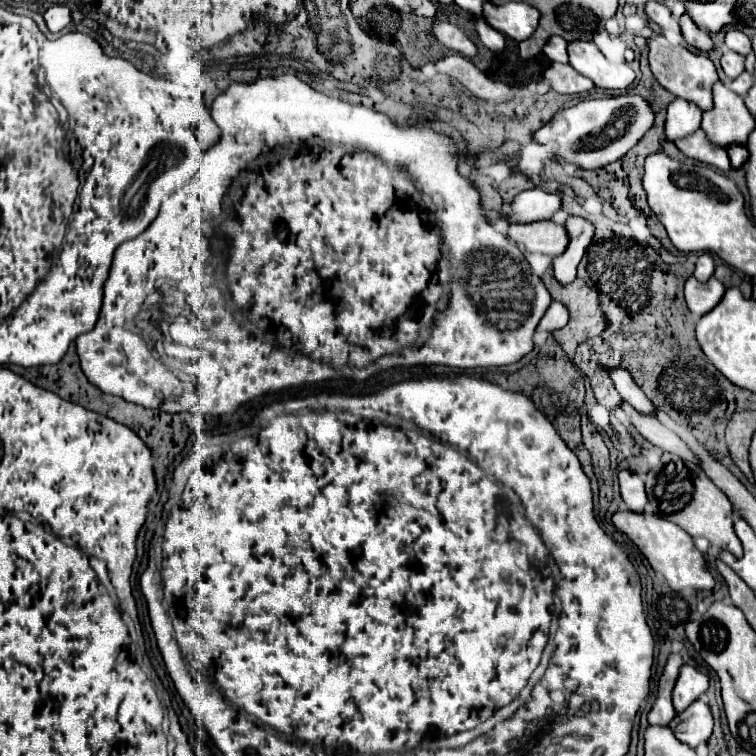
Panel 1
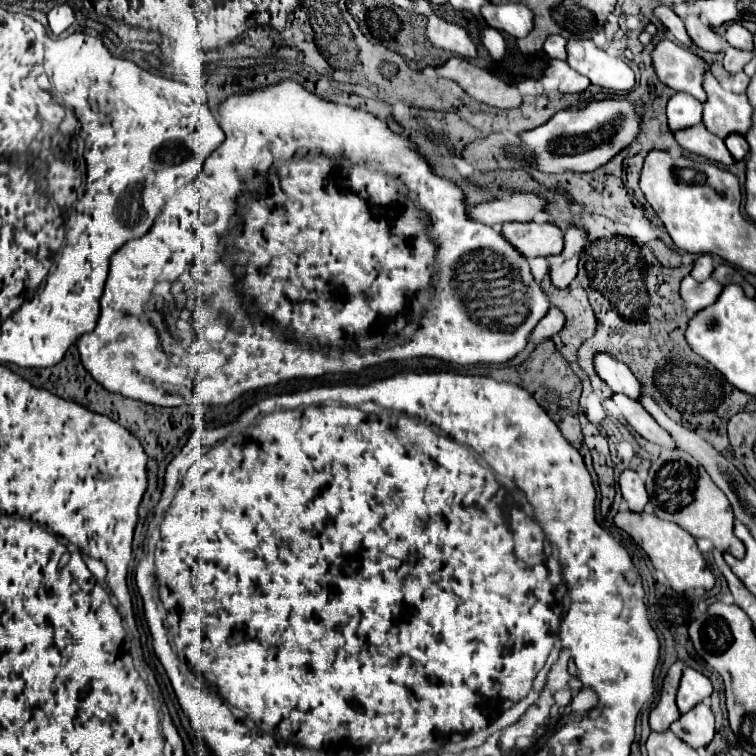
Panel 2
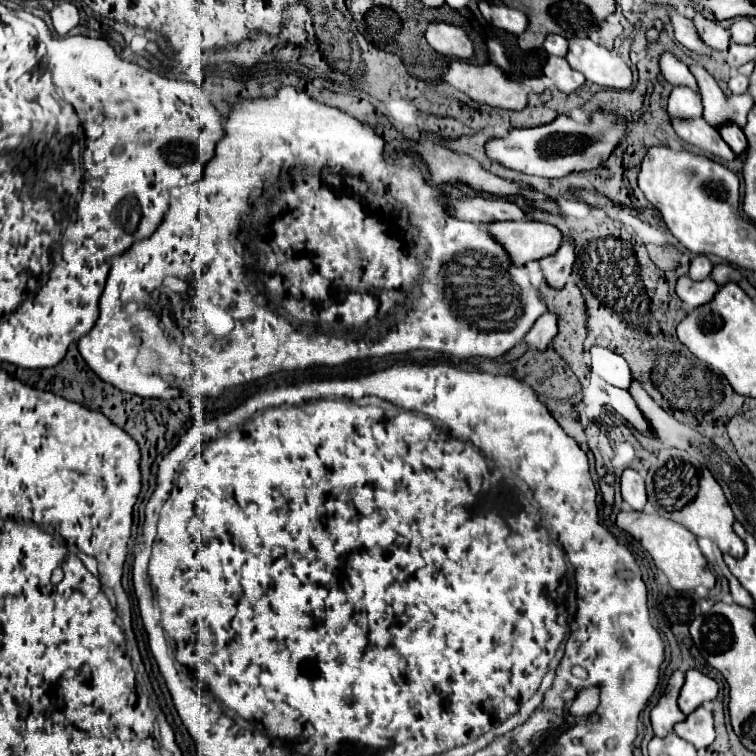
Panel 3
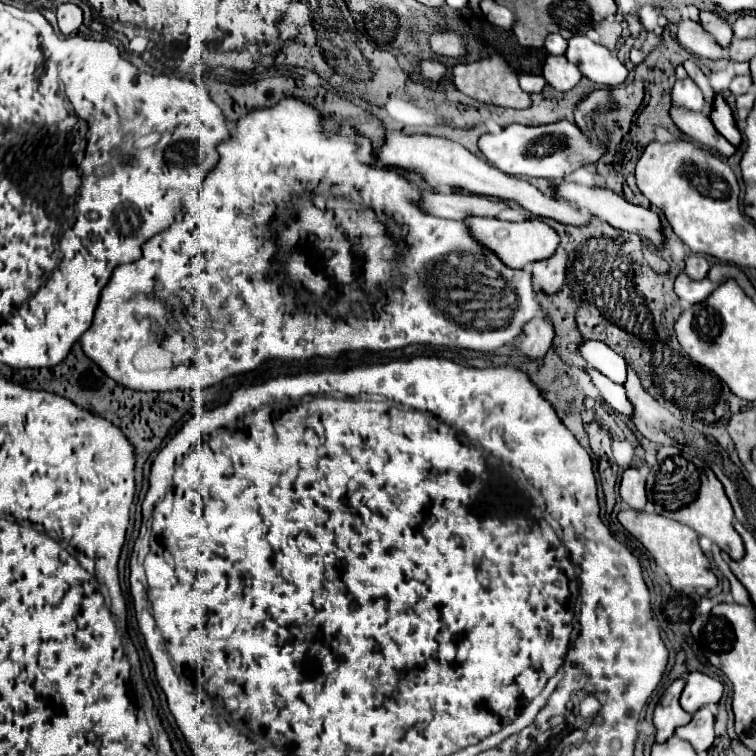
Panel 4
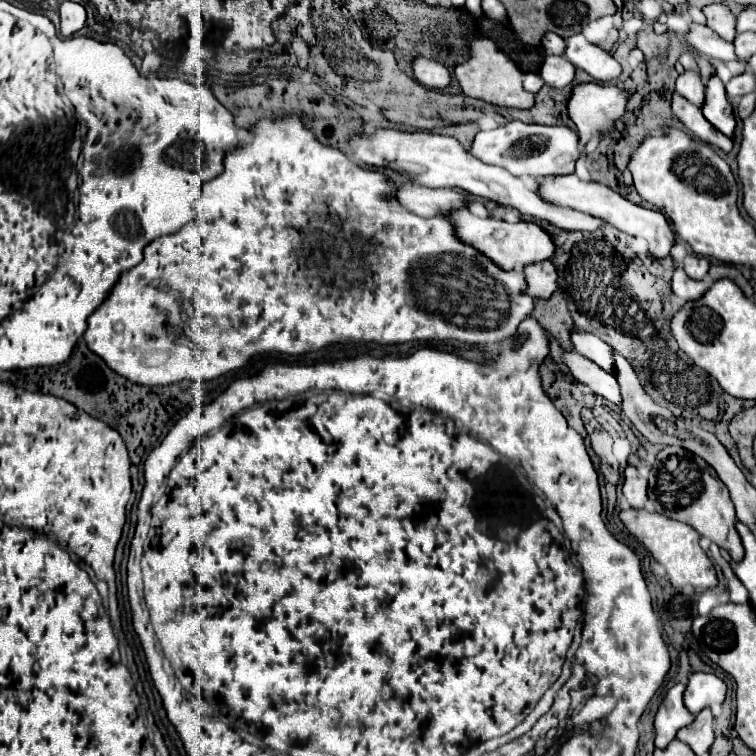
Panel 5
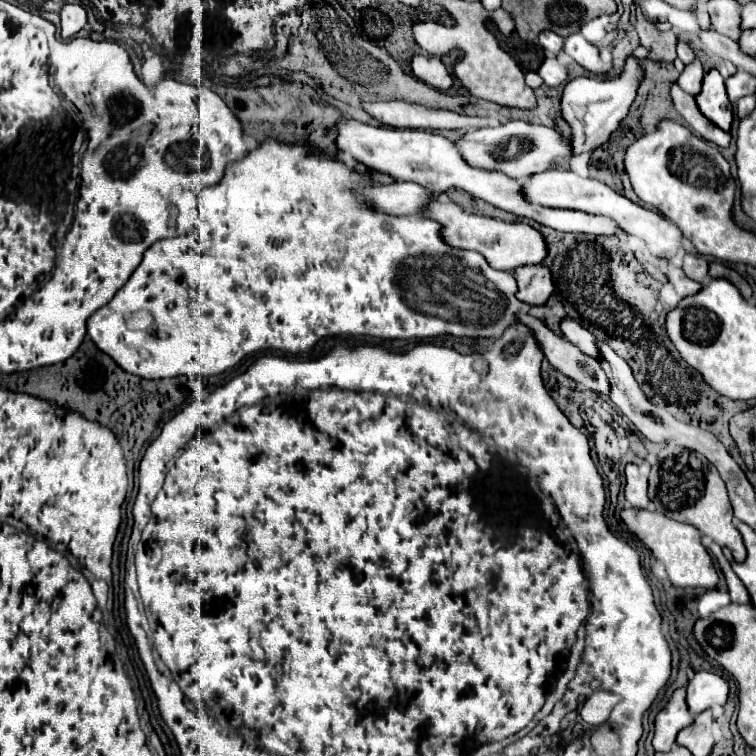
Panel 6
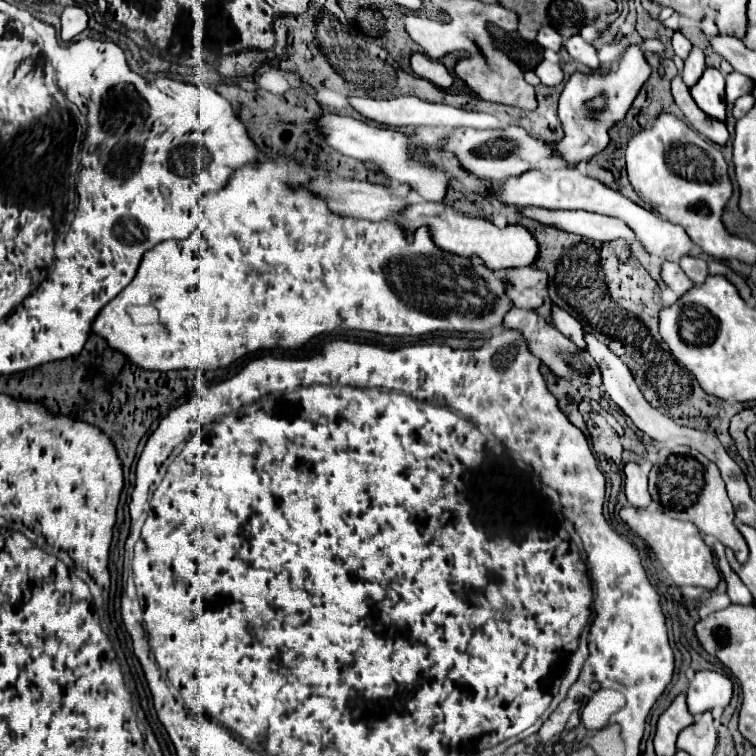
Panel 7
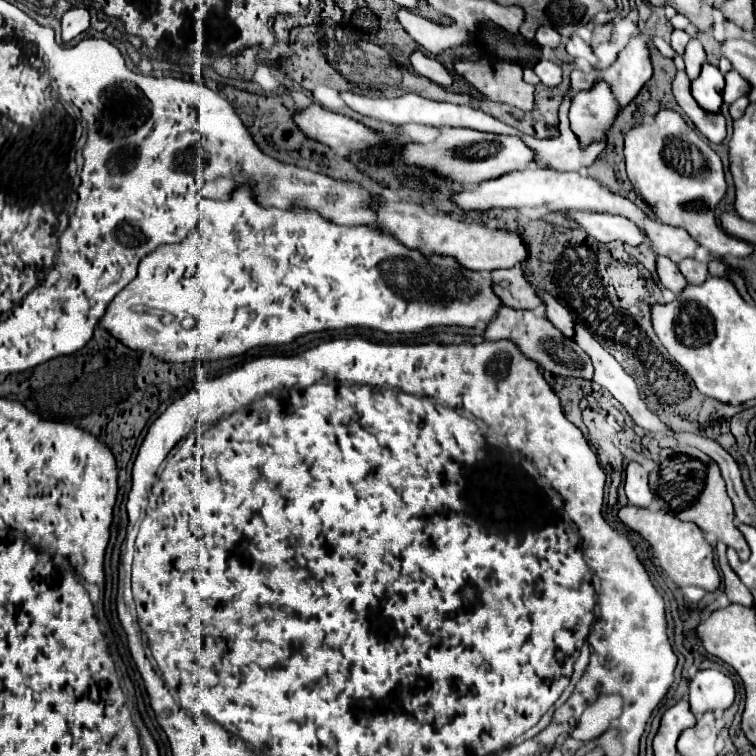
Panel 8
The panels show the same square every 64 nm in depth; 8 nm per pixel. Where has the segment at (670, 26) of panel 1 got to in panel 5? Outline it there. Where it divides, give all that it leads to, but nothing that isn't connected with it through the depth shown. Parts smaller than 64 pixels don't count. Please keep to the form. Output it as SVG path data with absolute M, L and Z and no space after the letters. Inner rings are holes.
M694 24L692 30L686 34L686 42L688 46L698 52L698 54L704 54L712 60L740 60L736 54L734 54L734 48L732 48L732 42L728 40L722 40L720 36L716 36L716 32L712 32L712 28L708 26L700 26L700 24Z

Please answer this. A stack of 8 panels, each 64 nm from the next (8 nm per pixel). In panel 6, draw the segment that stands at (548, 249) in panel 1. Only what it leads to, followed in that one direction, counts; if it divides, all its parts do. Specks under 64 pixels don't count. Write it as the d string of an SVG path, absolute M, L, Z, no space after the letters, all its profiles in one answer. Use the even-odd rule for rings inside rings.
M430 202L424 208L424 216L430 220L436 220L442 224L442 240L448 242L448 246L460 248L460 250L474 250L480 252L488 264L496 270L514 270L518 266L526 264L540 264L546 258L546 242L532 226L524 222L498 222L494 218L486 216L474 216L464 212L454 202Z

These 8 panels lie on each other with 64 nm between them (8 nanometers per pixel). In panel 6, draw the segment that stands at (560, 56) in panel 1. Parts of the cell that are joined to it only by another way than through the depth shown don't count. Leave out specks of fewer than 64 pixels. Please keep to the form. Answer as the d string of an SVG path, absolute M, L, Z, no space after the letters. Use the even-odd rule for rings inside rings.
M544 30L544 32L540 32L540 36L538 36L538 44L543 48L544 60L555 58L555 54L558 54L558 52L562 50L562 38L560 38L556 32L552 32L552 30Z

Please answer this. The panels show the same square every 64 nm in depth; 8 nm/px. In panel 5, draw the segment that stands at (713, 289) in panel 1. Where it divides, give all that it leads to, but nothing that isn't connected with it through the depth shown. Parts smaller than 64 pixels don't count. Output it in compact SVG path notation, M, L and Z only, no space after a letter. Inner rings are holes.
M675 264L676 269L672 274L672 290L676 296L680 296L682 300L696 300L700 298L706 290L708 290L708 282L696 282L692 278L688 278L681 264Z

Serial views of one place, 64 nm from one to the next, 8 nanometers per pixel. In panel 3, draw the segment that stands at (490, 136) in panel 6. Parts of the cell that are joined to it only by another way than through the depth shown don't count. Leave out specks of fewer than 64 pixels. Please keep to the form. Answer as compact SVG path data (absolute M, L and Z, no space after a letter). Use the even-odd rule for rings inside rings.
M596 110L588 124L574 122L568 116L558 116L554 122L544 126L510 128L506 136L486 142L486 154L508 170L542 178L562 178L570 172L598 168L624 138L624 130L624 120L612 112Z

